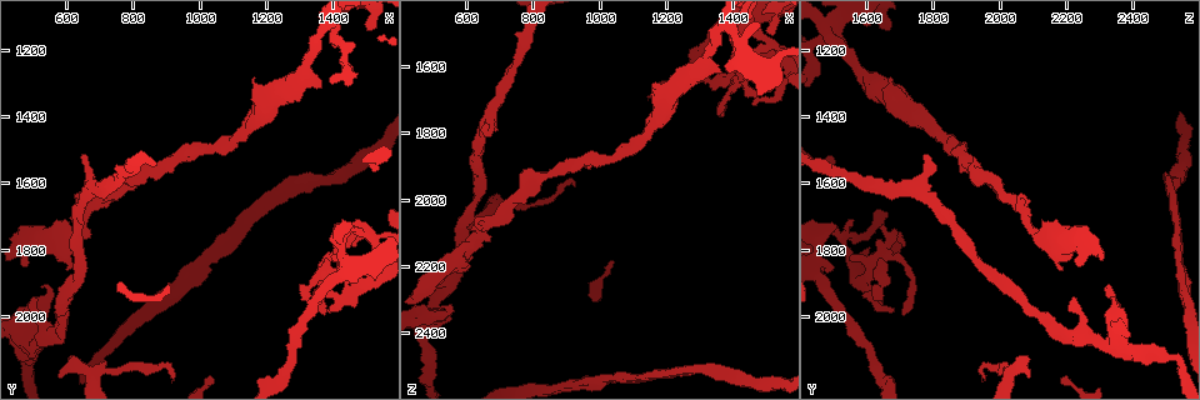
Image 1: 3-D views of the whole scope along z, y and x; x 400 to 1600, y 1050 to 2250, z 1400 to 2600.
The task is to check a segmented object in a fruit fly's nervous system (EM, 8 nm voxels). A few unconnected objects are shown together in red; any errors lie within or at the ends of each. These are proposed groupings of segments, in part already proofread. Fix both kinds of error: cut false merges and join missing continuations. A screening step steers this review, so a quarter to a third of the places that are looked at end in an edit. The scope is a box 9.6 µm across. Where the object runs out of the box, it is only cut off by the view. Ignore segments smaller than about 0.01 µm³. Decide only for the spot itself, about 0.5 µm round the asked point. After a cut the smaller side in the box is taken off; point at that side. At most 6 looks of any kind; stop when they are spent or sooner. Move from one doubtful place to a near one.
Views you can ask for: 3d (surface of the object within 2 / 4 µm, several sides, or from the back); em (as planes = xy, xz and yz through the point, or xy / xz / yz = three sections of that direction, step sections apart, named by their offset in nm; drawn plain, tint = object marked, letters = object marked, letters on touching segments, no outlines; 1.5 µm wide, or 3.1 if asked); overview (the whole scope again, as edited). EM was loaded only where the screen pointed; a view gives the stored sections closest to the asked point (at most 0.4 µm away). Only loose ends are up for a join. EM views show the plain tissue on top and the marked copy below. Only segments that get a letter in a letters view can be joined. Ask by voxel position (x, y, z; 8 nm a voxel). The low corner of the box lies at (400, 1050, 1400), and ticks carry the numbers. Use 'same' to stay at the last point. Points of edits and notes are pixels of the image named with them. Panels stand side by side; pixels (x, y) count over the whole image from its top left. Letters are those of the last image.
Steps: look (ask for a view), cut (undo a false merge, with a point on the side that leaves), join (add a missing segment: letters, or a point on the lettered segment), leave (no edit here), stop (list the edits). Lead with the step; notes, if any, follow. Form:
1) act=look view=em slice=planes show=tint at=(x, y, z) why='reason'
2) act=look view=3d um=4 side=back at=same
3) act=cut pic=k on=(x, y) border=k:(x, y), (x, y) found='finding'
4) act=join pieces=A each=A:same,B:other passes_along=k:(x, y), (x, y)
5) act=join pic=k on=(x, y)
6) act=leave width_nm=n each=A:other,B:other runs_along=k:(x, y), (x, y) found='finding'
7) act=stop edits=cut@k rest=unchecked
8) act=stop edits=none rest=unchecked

act=look view=3d um=2 at=(1490, 1750, 1700) why='closes a loop'

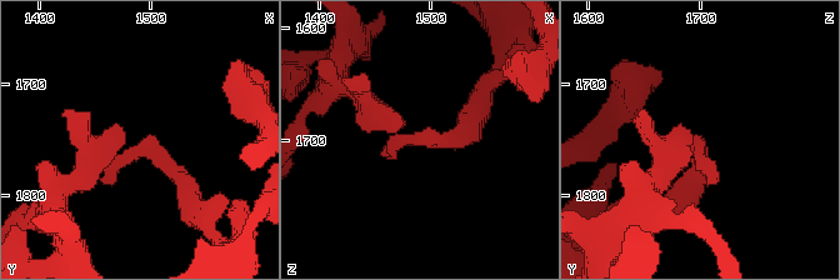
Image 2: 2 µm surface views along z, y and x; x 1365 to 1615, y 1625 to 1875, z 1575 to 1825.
act=look view=em slice=planes show=letters at=(1494, 1756, 1696) why='need the tissue'

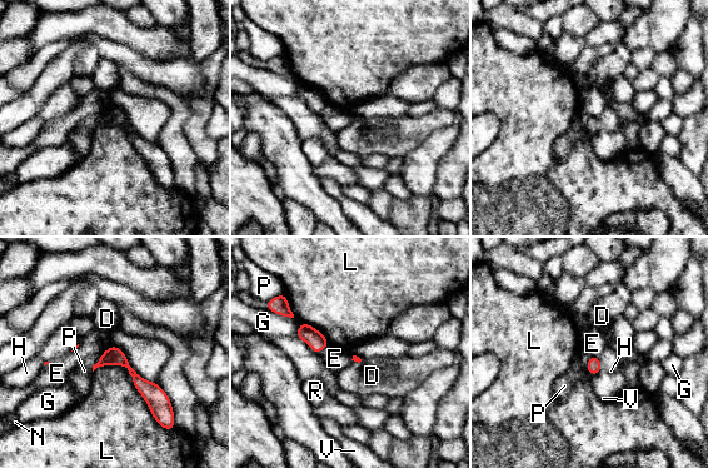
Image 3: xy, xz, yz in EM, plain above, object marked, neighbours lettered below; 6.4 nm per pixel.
act=leave each=D:other,E:other,G:other,H:other,L:other,N:other,P:other,R:other,V:other found='one cell here'

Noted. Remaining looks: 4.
act=look view=em slice=planes show=letters at=(1380, 1980, 1680) why='an open end'

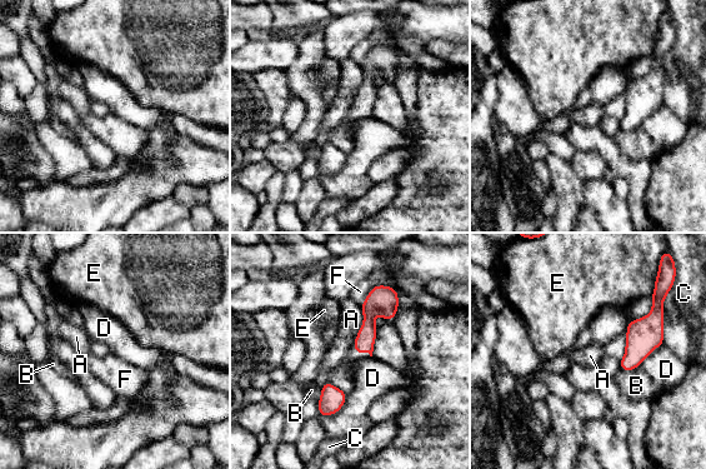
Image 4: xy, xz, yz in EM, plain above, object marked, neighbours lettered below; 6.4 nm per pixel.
act=leave longest_contact=A:280nm each=A:other,B:other,C:other,D:other,E:other,F:other border=4:(360, 305), (362, 324), (351, 347) found='no lettered segment goes on from it'

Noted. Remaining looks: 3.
act=look view=3d um=4 at=(580, 2190, 2090) why='branch stops here'

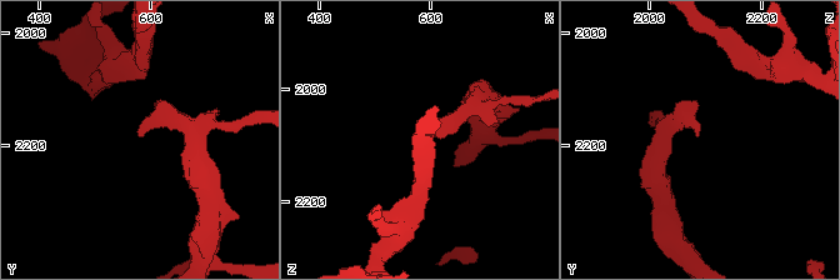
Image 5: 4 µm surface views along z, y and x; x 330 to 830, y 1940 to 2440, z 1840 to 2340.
act=look view=em slice=planes show=letters at=(575, 2185, 2090)

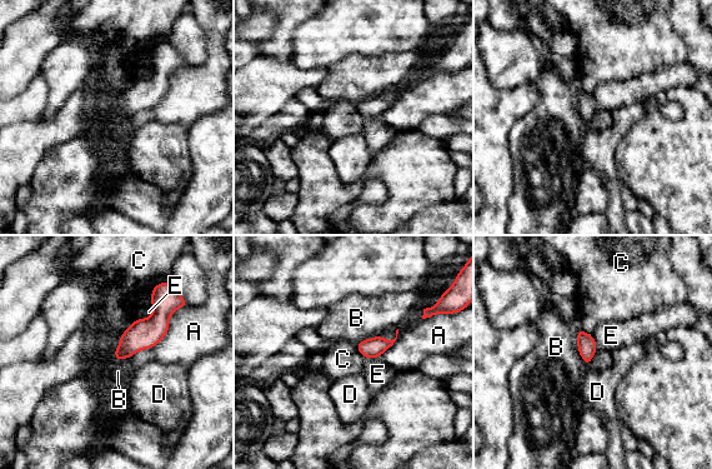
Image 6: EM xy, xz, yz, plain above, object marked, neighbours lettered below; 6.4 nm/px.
act=leave longest_contact=A:320nm each=A:other,B:other,C:other,D:other,E:other border=6:(134, 320), (120, 337) found='none of them fits'

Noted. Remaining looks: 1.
act=stop edits=none rest=unchecked

